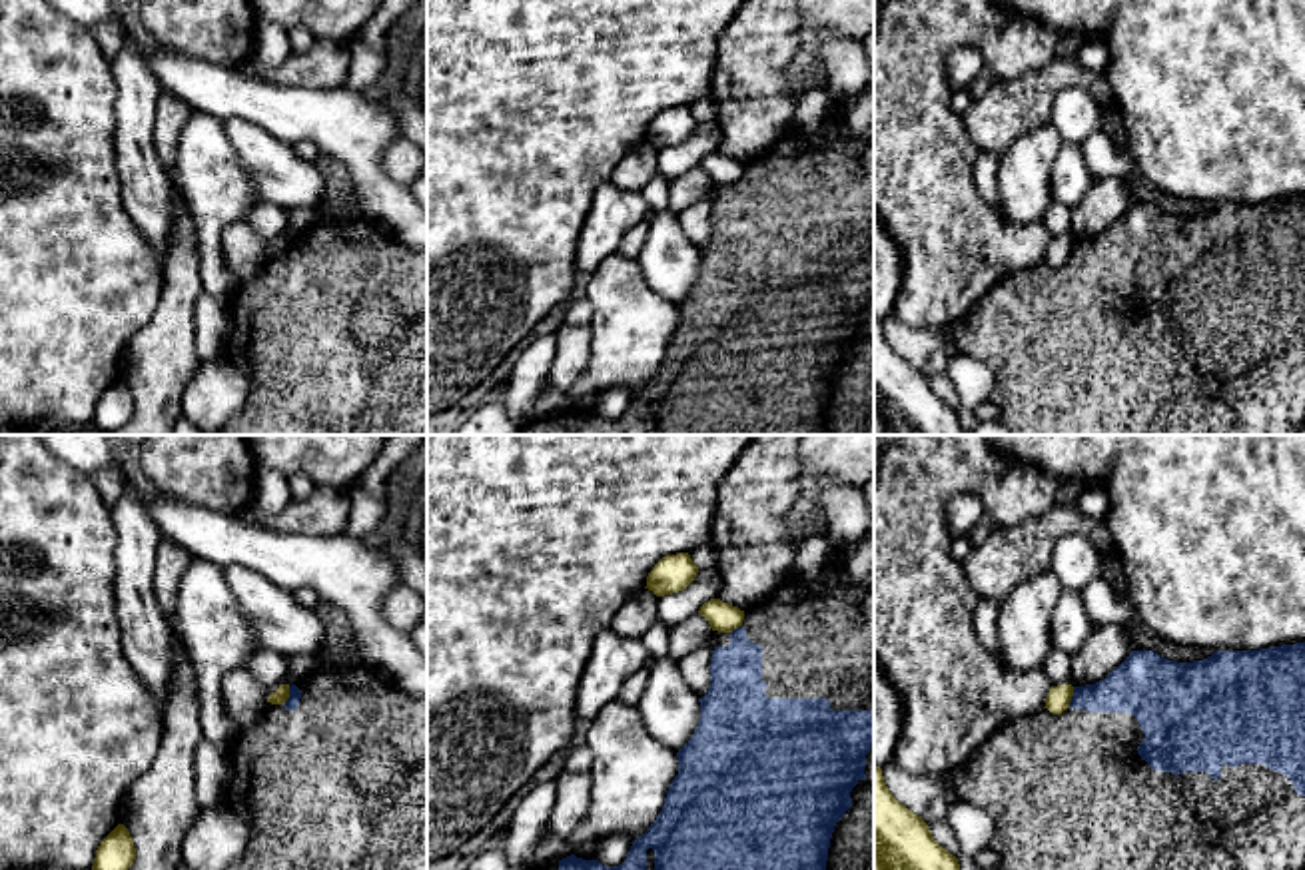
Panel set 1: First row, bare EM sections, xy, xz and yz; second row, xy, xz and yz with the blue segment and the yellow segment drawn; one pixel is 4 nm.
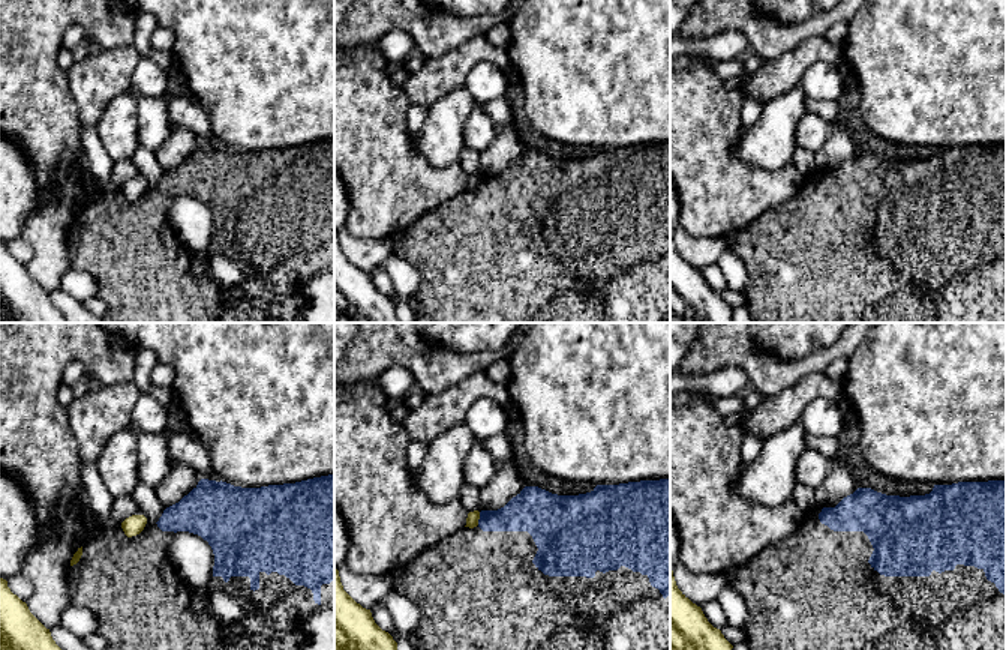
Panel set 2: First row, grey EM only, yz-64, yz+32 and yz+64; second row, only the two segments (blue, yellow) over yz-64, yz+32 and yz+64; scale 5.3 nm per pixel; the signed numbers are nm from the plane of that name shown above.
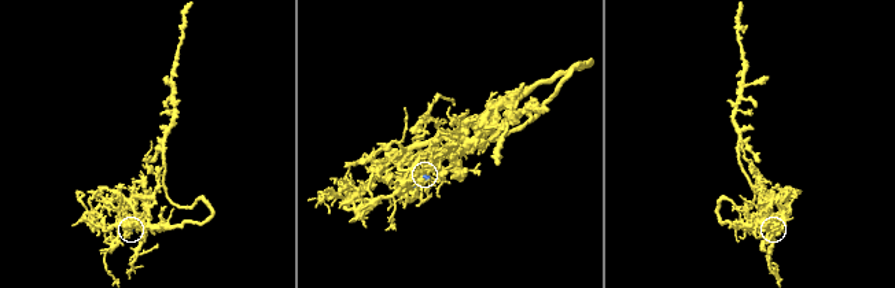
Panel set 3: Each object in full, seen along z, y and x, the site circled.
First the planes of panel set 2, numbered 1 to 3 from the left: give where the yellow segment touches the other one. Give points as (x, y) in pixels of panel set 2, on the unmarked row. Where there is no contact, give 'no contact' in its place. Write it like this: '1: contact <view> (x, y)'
1: no contact
2: contact yz+32 (480, 182)
3: no contact

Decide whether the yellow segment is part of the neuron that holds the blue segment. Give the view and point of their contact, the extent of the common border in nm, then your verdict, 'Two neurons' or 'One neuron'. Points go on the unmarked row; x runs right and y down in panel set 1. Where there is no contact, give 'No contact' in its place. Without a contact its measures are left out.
Touches blue at yz (1072, 250). Shared border 90 nm. Two neurons

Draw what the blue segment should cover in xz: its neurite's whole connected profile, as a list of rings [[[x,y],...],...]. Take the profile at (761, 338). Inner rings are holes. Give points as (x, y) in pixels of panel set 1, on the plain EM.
[[[834,102],[832,114],[814,134],[804,134],[794,124],[786,126],[784,134],[760,158],[744,164],[742,178],[732,186],[712,184],[716,200],[710,212],[708,245],[698,251],[698,279],[676,305],[678,327],[666,343],[660,367],[643,389],[635,391],[625,415],[609,421],[599,413],[583,413],[571,407],[559,415],[519,425],[519,435],[824,435],[834,379],[852,359],[852,341],[866,333],[866,307],[874,299],[874,174],[858,166],[868,142],[844,132],[838,116],[842,106]]]

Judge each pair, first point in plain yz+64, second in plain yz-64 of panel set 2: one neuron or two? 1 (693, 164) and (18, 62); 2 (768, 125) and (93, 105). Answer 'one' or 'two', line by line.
1: one
2: two

